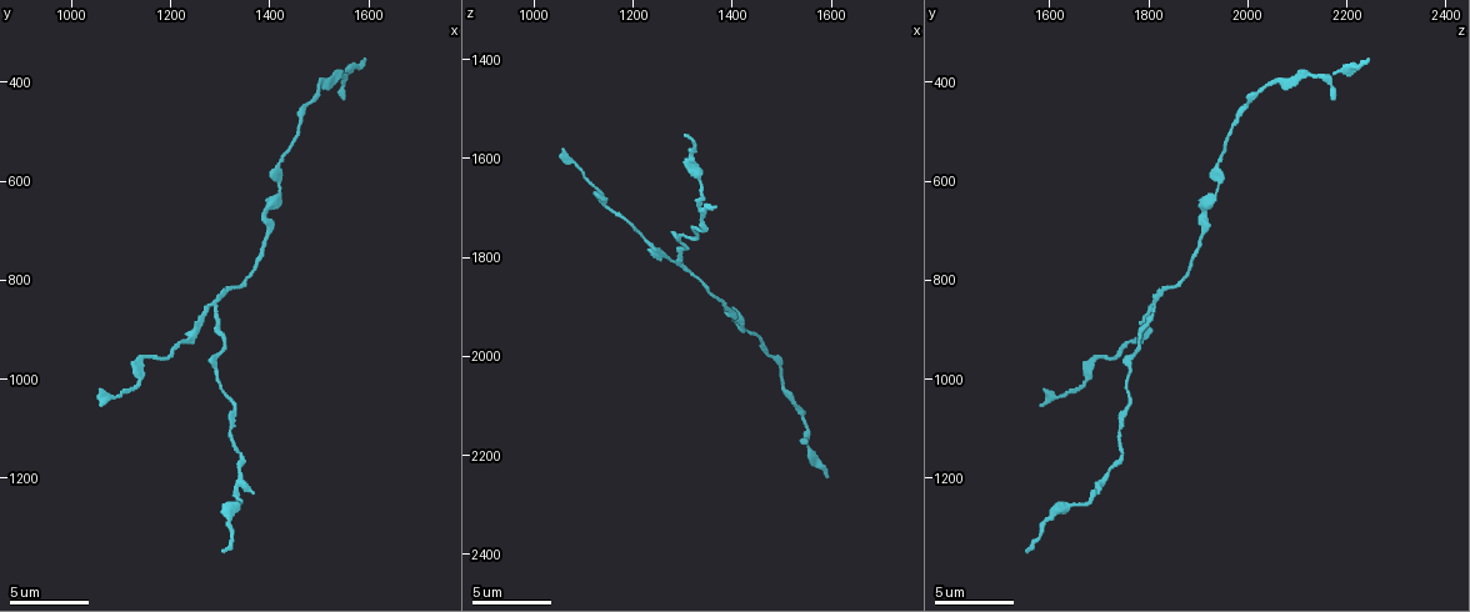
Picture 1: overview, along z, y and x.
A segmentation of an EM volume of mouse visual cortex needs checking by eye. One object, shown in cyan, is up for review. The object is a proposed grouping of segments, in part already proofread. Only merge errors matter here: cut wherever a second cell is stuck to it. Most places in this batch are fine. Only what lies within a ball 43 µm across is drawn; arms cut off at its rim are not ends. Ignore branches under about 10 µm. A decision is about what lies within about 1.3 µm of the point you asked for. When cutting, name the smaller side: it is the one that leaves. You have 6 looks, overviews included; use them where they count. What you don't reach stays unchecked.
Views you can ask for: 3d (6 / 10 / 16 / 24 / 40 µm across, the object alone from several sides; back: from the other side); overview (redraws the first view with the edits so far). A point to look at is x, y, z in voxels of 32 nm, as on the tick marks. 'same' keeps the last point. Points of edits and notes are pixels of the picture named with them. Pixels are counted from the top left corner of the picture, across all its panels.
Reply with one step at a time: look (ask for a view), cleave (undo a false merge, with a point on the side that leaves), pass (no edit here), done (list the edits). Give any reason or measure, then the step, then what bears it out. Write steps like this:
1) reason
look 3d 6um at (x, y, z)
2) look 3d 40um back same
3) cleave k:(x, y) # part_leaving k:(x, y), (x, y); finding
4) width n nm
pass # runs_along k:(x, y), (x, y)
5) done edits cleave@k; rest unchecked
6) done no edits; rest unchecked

three-way junction
look 3d 16um at (1285, 860, 1805)

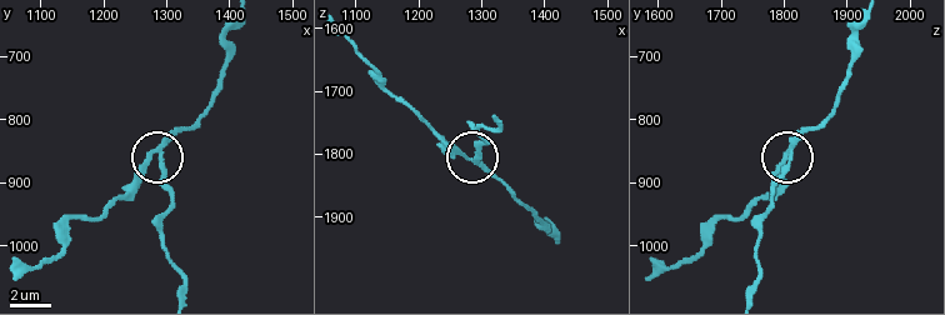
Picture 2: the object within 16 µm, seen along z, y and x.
side_arm 13 um; arms 3
cleave 2:(164, 180) # two cells meet here

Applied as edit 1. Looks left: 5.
see it whole again
look overview

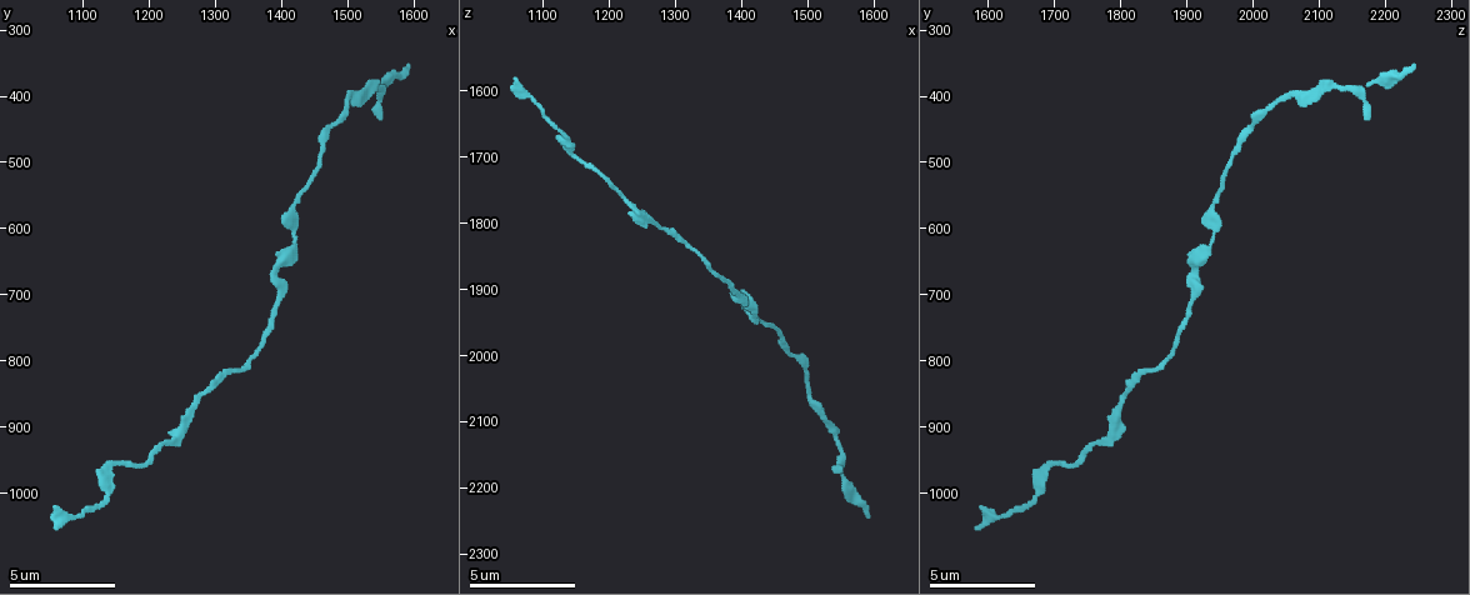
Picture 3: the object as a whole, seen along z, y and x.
thick turns thin
look 3d 6um at (1155, 960, 1705)

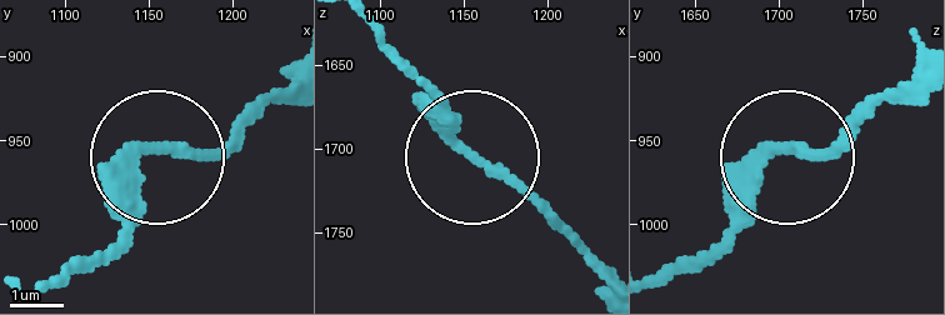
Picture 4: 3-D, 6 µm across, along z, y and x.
pass # runs_along 4:(605, 273), (470, 151), (408, 63); one cell here

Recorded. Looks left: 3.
calibre changes
look 3d 16um at (1490, 430, 2015)

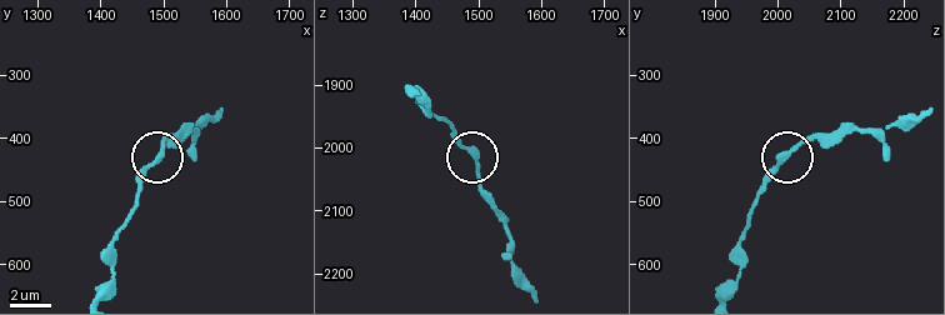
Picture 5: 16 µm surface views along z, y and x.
pass # runs_along 5:(726, 290), (759, 185), (825, 136); one cell here

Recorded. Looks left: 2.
done edits cleave@2; rest unchecked

